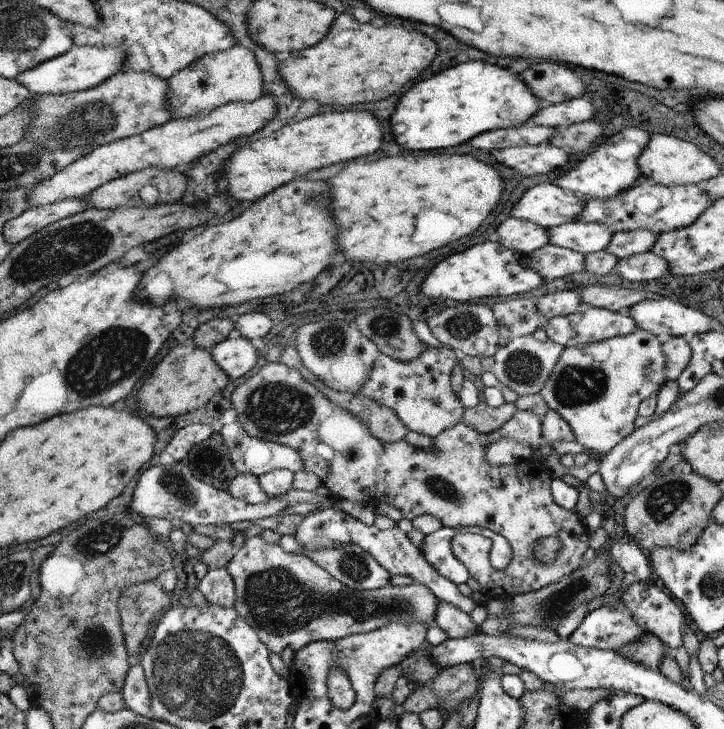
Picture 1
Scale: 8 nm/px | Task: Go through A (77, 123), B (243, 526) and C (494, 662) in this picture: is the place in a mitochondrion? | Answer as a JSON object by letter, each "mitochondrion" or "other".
{"A":"mitochondrion","B":"other","C":"other"}

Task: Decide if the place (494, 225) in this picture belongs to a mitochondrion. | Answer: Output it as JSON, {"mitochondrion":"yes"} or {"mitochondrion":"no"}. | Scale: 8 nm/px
{"mitochondrion":"no"}

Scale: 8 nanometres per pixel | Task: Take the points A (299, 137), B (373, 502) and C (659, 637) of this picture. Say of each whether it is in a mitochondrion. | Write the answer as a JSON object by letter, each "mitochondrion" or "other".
{"A":"other","B":"other","C":"other"}

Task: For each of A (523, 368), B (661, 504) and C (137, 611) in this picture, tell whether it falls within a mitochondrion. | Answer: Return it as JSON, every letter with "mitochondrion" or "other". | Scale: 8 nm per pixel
{"A":"mitochondrion","B":"mitochondrion","C":"mitochondrion"}

